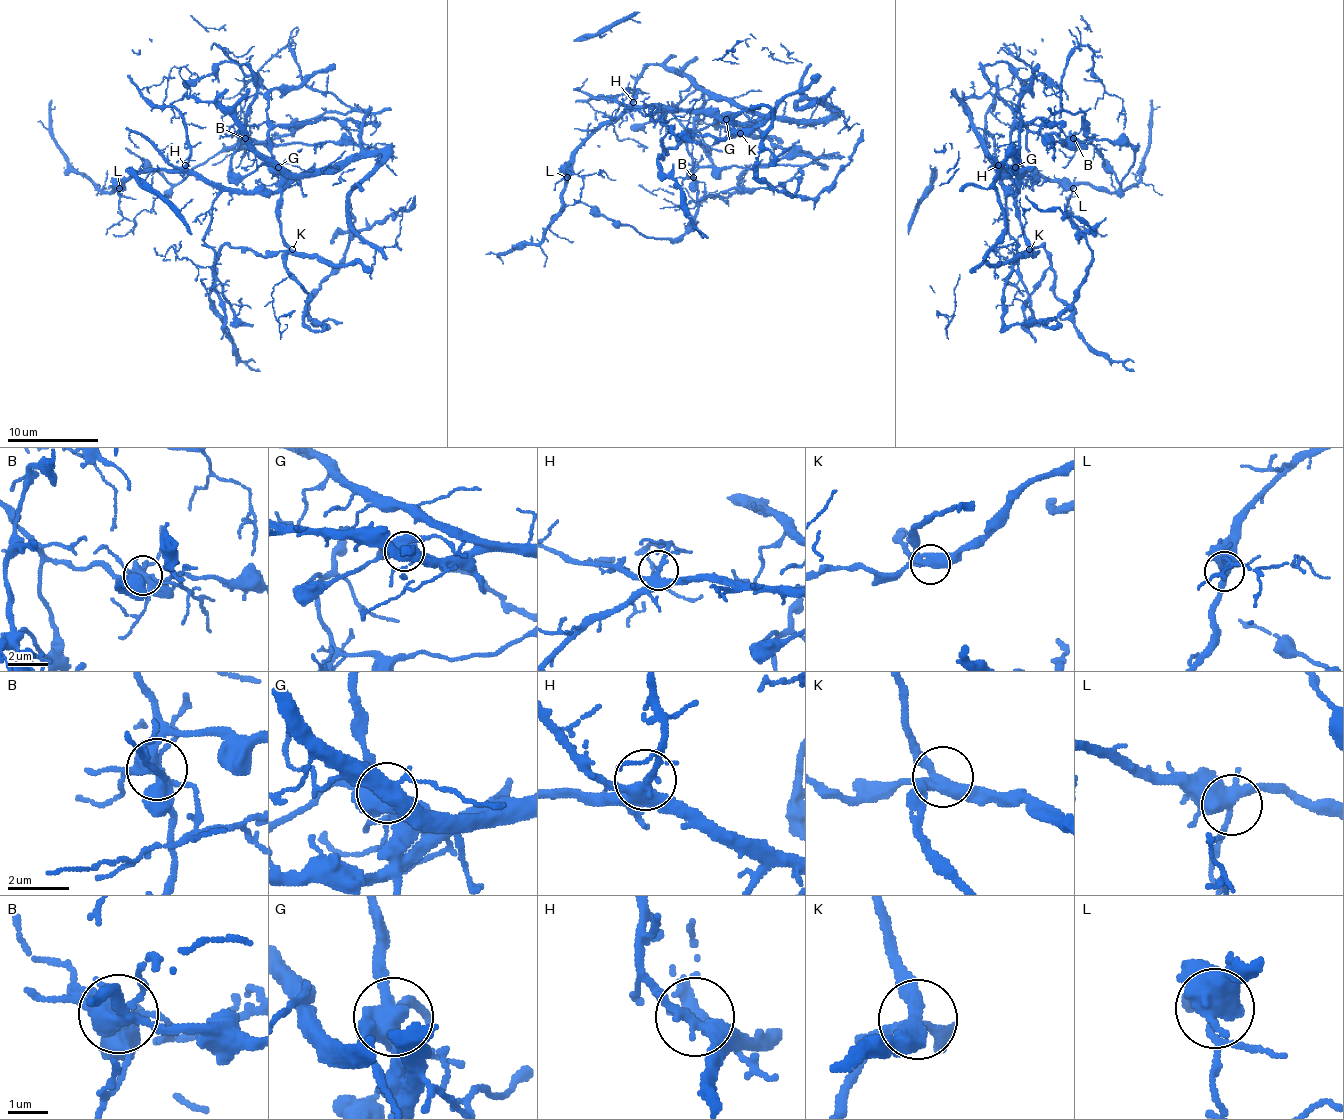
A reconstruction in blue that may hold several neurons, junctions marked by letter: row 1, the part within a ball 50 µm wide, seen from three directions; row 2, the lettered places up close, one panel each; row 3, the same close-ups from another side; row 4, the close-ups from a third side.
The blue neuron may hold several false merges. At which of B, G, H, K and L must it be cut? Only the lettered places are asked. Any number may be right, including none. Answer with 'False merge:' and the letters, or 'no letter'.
False merge: B, G

